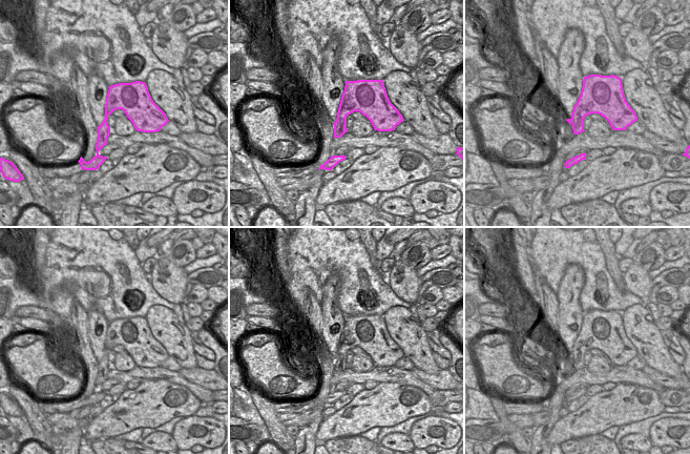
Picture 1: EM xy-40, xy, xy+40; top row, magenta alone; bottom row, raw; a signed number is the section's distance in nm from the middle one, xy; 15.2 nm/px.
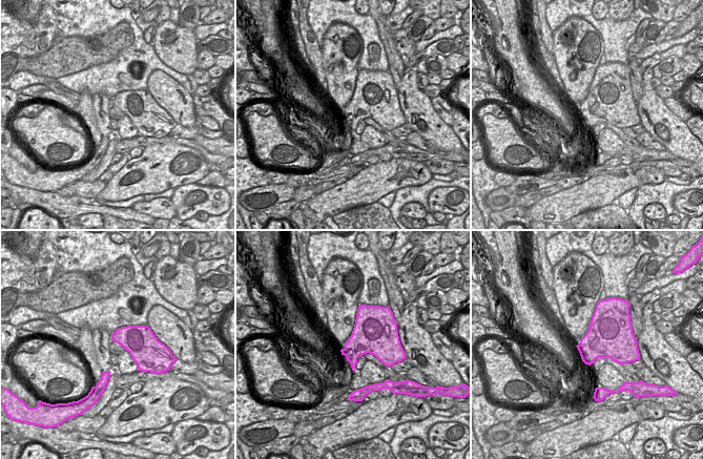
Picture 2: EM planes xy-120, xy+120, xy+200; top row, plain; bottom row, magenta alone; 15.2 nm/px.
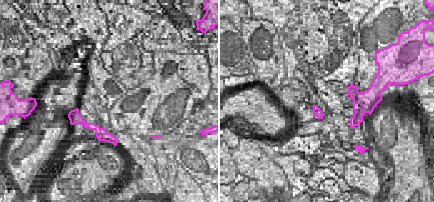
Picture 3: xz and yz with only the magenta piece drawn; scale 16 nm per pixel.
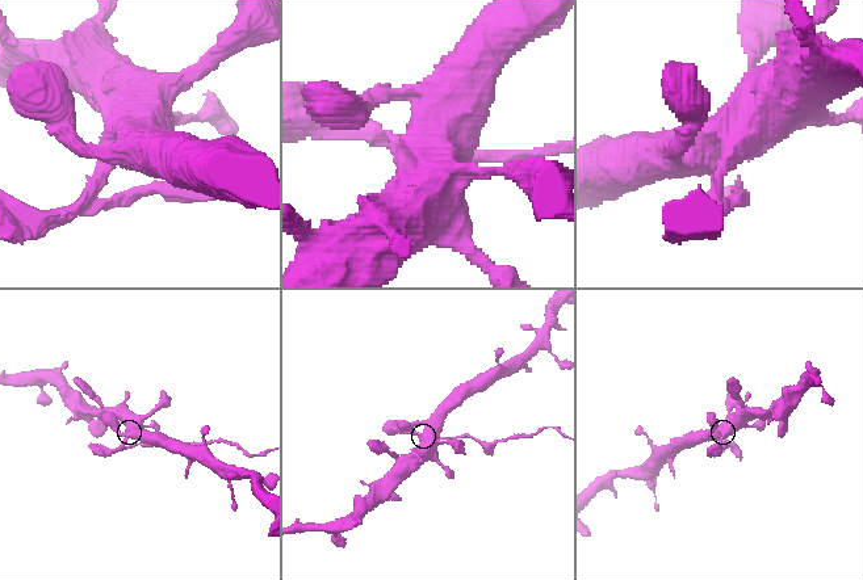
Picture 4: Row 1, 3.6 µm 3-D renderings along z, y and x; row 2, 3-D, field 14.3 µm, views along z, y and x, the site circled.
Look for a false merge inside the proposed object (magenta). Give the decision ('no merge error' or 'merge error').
merge error

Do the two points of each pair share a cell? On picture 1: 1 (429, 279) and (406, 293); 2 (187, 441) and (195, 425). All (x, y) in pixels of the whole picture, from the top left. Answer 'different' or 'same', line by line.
1: different
2: same

